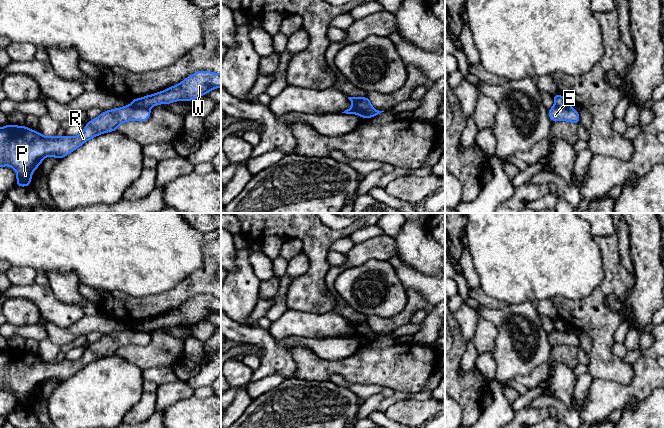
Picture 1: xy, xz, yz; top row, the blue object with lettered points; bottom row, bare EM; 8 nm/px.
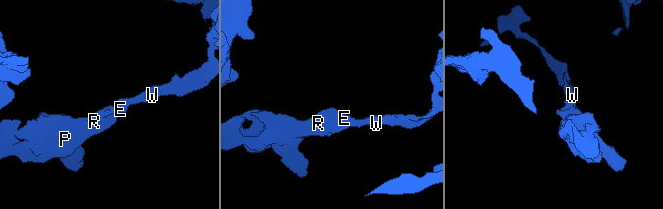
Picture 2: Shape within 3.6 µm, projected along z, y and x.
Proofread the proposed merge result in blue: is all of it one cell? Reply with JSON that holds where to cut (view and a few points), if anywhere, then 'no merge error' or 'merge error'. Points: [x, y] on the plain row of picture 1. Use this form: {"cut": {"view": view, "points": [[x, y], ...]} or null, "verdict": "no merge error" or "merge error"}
{"cut": {"view": "xz", "points": [[366, 321], [358, 328], [361, 337], [365, 341]]}, "verdict": "merge error"}

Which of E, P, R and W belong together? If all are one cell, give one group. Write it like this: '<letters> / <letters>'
E P R / W

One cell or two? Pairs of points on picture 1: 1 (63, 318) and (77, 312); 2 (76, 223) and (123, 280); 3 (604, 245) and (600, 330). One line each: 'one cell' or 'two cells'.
1: one cell
2: one cell
3: one cell

